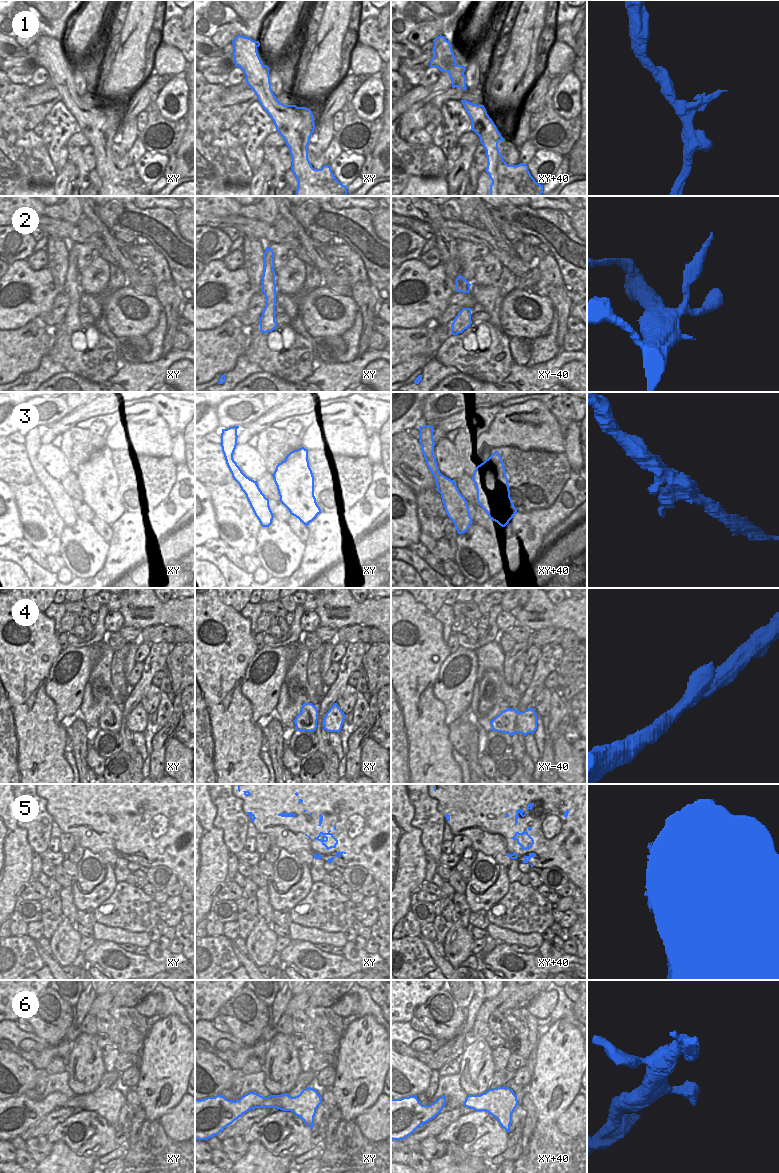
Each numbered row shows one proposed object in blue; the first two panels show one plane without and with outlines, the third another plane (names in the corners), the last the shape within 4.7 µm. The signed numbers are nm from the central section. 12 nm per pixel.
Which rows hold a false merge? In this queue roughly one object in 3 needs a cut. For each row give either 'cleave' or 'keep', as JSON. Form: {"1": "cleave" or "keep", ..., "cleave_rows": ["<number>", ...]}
{"1": "keep", "2": "keep", "3": "keep", "4": "keep", "5": "keep", "6": "keep", "cleave_rows": []}

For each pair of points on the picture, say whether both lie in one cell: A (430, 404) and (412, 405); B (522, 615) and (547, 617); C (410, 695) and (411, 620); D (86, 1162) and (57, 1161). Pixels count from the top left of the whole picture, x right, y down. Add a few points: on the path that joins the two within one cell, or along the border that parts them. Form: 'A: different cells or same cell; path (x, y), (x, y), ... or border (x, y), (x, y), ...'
A: different cells; border (423, 402), (422, 424)
B: same cell; path (528, 621), (542, 621)
C: same cell; path (410, 676), (410, 657), (423, 644), (423, 639)
D: same cell; path (79, 1162), (64, 1162)

